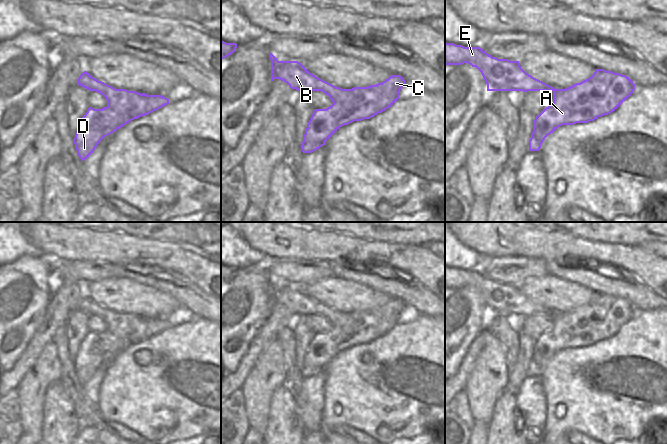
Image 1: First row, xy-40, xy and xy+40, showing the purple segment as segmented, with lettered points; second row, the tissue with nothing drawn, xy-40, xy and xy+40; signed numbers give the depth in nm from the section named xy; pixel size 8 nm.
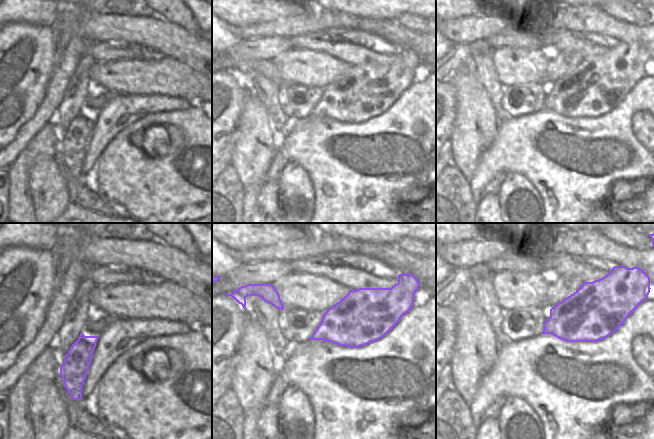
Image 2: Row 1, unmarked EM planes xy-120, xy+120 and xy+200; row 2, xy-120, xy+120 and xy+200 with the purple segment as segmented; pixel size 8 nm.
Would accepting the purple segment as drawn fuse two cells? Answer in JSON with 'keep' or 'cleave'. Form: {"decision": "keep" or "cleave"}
{"decision": "cleave"}

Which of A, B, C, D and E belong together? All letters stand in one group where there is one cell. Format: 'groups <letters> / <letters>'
groups A C D / B E

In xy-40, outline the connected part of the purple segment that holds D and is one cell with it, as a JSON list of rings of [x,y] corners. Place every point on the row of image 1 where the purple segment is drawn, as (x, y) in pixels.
[[[89,107],[81,118],[73,139],[79,158],[82,161],[87,159],[104,137],[137,118],[129,112],[122,115],[110,107],[102,109]]]

